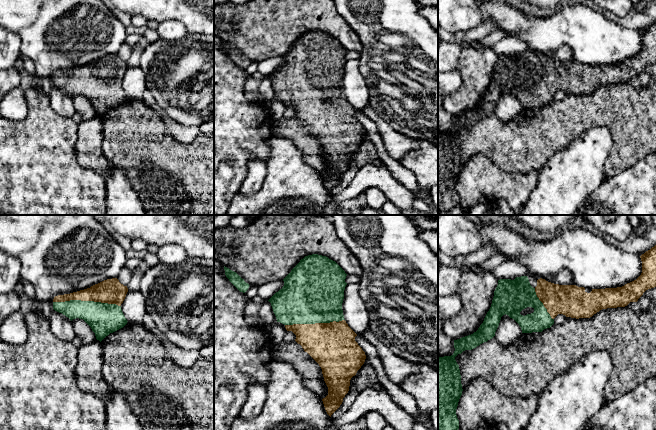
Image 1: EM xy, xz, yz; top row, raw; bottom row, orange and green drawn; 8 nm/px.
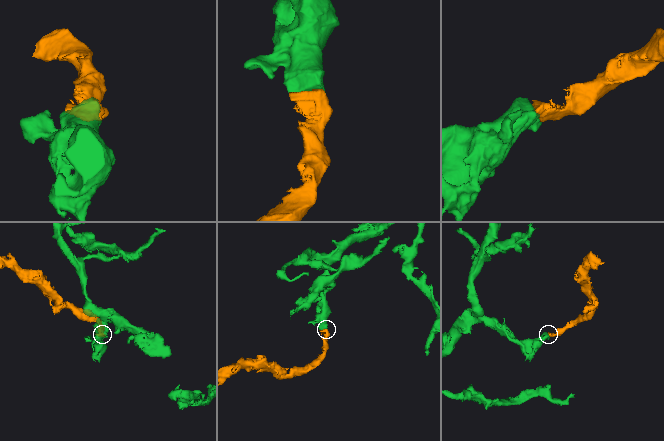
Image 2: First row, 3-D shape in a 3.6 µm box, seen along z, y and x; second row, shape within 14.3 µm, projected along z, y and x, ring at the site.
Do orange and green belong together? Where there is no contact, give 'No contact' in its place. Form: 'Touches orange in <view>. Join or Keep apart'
Touches orange in xy. Join

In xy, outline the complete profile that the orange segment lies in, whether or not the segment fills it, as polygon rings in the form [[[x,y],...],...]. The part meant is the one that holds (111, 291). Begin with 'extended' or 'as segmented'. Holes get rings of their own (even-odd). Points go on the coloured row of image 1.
extended; [[[117,278],[107,279],[84,290],[55,296],[53,309],[71,321],[83,319],[101,342],[127,324],[121,309],[127,292],[127,286]]]

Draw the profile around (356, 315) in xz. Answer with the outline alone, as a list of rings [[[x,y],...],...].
[[[359,284],[346,285],[342,310],[346,323],[357,335],[363,334],[370,328],[370,316],[359,295]]]

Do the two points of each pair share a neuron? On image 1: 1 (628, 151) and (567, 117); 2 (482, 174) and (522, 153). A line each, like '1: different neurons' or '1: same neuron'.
1: same neuron
2: different neurons

